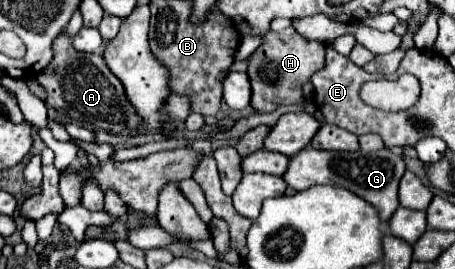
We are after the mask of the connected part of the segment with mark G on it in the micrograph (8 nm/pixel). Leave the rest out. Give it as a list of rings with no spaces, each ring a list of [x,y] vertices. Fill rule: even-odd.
[[[307,146],[305,150],[297,152],[289,158],[289,170],[285,170],[283,180],[287,186],[295,190],[307,190],[313,184],[337,184],[341,188],[353,190],[357,196],[367,200],[379,210],[379,216],[387,222],[391,214],[397,210],[397,186],[405,172],[405,162],[401,156],[389,152],[387,148],[379,152],[365,154],[361,150],[357,152],[327,152],[327,150],[313,150],[313,146]]]

